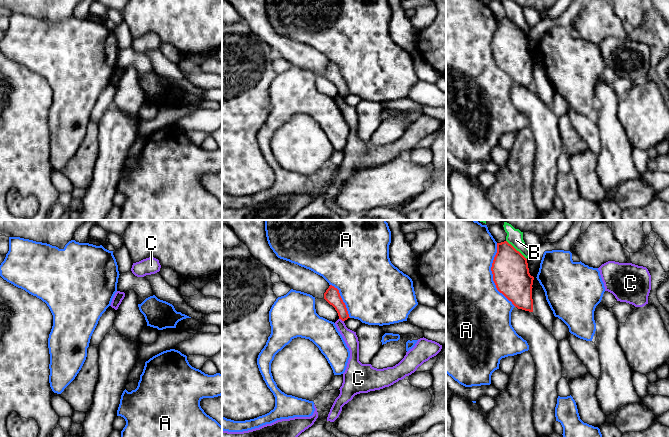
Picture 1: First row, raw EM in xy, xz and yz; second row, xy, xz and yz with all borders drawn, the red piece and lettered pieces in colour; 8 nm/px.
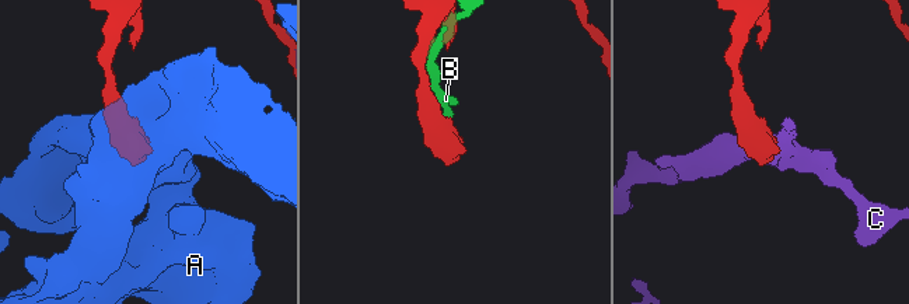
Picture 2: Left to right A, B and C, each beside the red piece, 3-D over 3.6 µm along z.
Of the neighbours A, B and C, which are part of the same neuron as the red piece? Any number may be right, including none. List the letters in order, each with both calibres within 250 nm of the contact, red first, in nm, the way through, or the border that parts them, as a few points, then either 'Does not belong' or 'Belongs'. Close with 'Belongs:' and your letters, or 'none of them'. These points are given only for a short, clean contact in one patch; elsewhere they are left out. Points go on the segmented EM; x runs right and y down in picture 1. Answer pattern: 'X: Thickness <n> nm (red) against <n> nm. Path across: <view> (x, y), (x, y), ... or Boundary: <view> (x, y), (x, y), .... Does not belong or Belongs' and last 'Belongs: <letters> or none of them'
A: Thickness 300 nm (red) against 480 nm. Does not belong
B: Thickness 300 nm (red) against 130 nm. Does not belong
C: Thickness 120 nm (red) against 110 nm. Boundary: xz (339, 318), (343, 321). Does not belong
Belongs: none of them

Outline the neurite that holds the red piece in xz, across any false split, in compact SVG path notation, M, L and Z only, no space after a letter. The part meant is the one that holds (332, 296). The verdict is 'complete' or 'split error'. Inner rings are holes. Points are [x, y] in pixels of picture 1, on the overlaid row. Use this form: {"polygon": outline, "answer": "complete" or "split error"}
{"polygon": "M330 285L324 293L324 299L332 305L338 313L339 319L342 321L347 320L349 317L345 303L343 302L339 290Z", "answer": "complete"}

